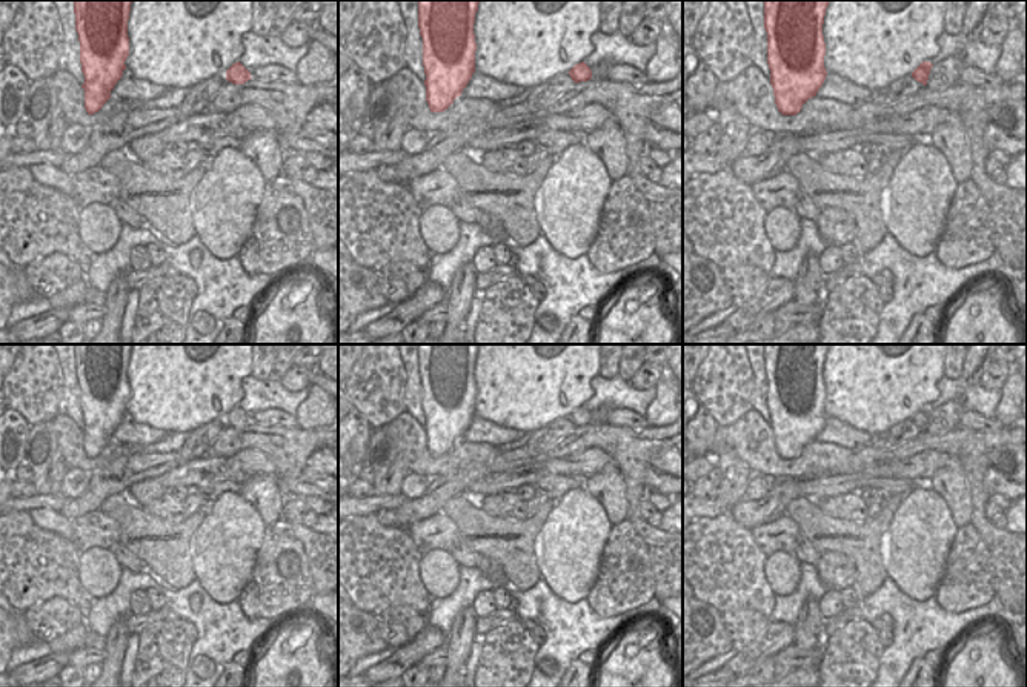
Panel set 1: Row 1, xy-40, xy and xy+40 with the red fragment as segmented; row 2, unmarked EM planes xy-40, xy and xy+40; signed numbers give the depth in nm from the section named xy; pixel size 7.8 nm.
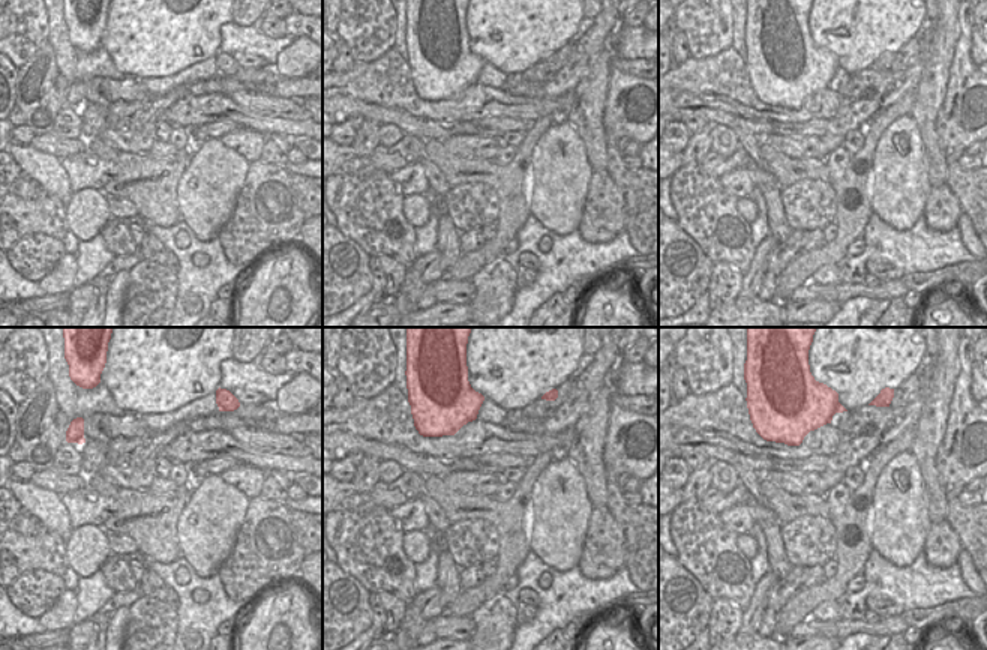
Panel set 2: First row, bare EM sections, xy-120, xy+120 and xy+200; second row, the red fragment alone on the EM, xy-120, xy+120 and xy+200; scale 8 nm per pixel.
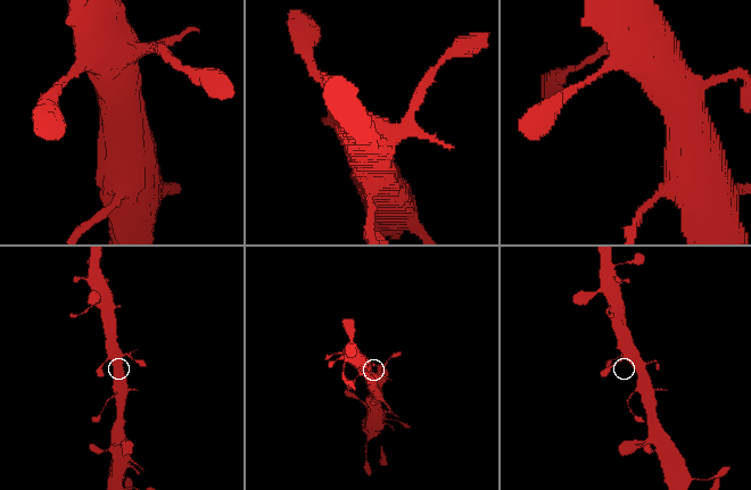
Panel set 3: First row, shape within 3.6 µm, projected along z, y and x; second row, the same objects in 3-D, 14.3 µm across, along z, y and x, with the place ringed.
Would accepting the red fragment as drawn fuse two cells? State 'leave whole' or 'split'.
leave whole

